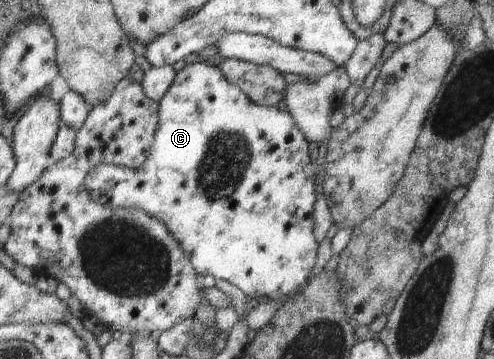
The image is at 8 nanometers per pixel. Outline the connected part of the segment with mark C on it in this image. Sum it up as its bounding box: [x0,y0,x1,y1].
[87,61,318,302]

